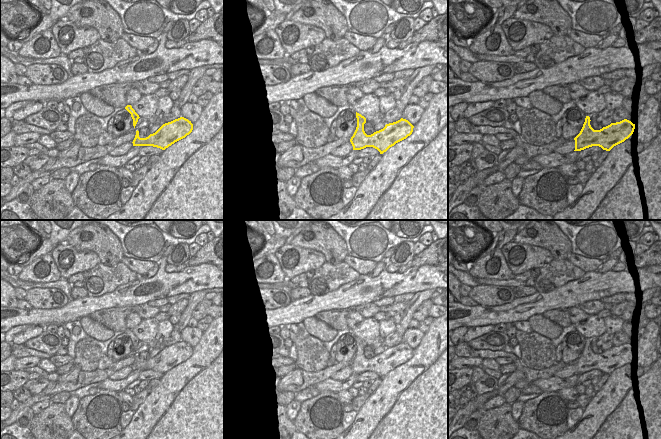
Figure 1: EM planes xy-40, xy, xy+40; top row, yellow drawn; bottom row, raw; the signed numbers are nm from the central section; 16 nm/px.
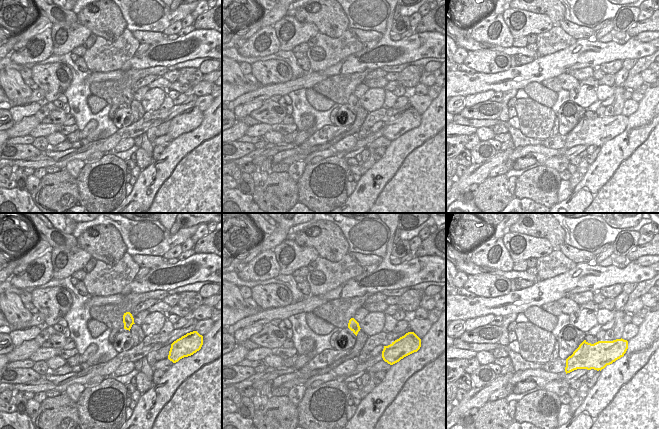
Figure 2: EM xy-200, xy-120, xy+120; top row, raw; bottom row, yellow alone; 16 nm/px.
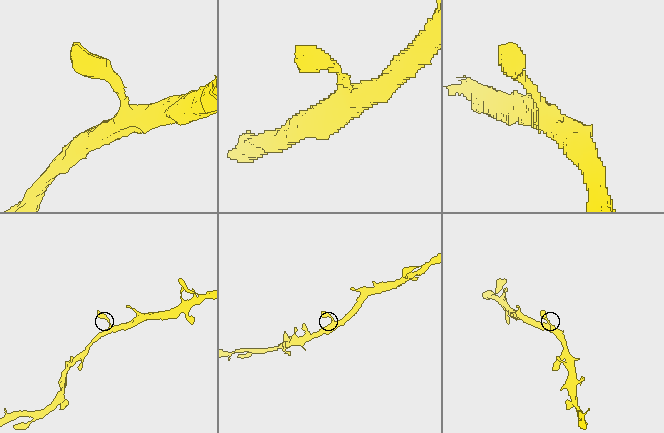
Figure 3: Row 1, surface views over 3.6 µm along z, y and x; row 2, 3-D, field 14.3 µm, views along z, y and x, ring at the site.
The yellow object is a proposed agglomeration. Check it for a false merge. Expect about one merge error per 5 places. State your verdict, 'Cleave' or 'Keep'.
Keep.

